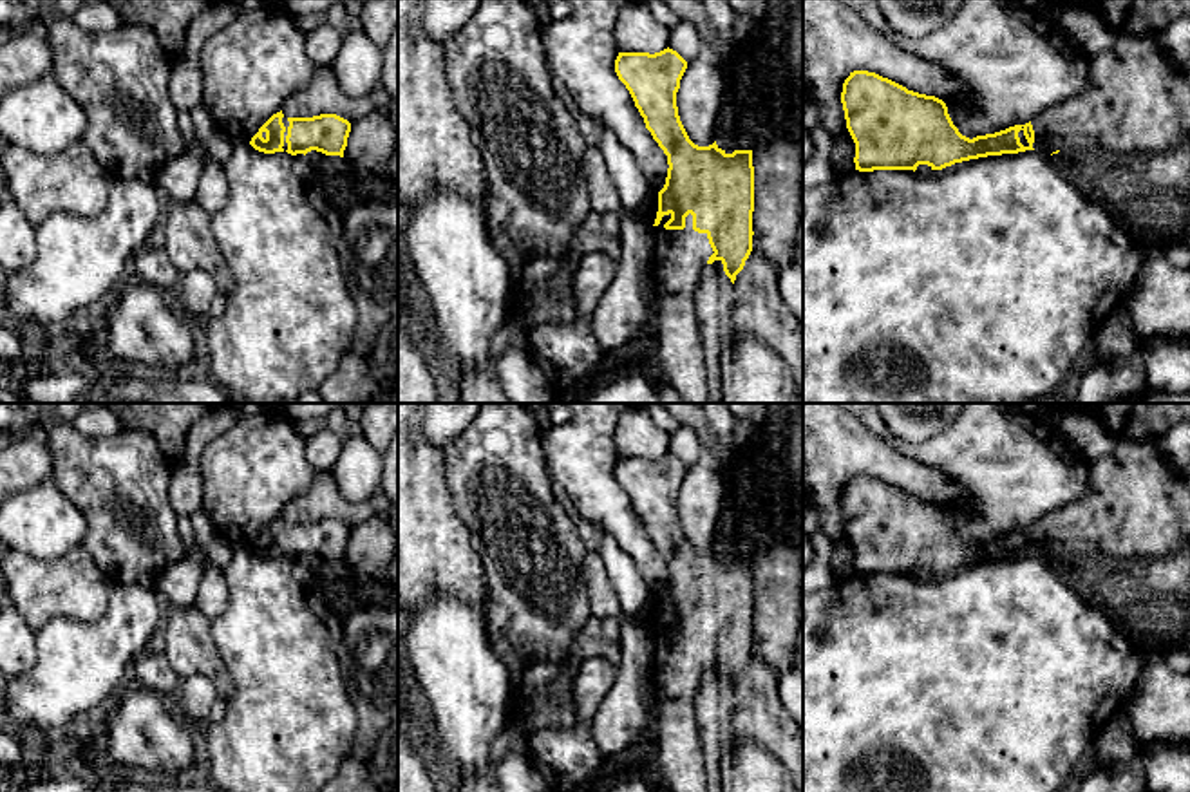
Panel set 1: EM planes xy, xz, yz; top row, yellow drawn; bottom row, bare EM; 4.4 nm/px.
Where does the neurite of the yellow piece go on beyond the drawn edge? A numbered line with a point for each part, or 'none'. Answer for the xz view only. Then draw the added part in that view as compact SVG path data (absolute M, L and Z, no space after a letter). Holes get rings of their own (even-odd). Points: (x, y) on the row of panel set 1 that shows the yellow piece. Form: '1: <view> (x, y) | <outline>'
1: xz (679, 257) | M664 215L655 226L655 251L651 257L651 275L658 282L656 333L649 342L655 349L655 365L660 374L660 383L671 387L682 403L709 403L705 354L702 347L702 333L696 316L696 289L702 269L714 253L707 233L693 230L693 215L685 217L684 230L666 230L664 224L671 219Z

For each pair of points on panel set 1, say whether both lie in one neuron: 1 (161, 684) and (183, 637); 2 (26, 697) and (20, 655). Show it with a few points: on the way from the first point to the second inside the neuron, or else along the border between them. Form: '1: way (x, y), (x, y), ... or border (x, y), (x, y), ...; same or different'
1: border (158, 644), (181, 678); different
2: border (37, 633), (37, 660), (18, 677); different

